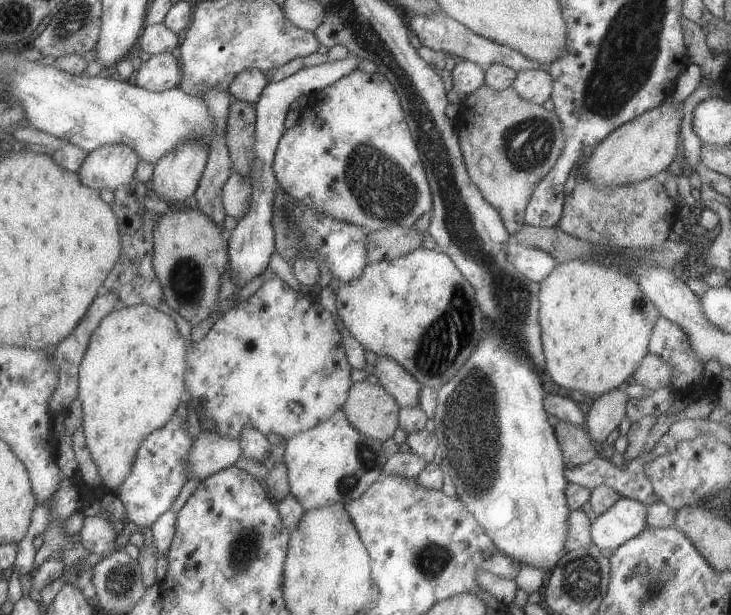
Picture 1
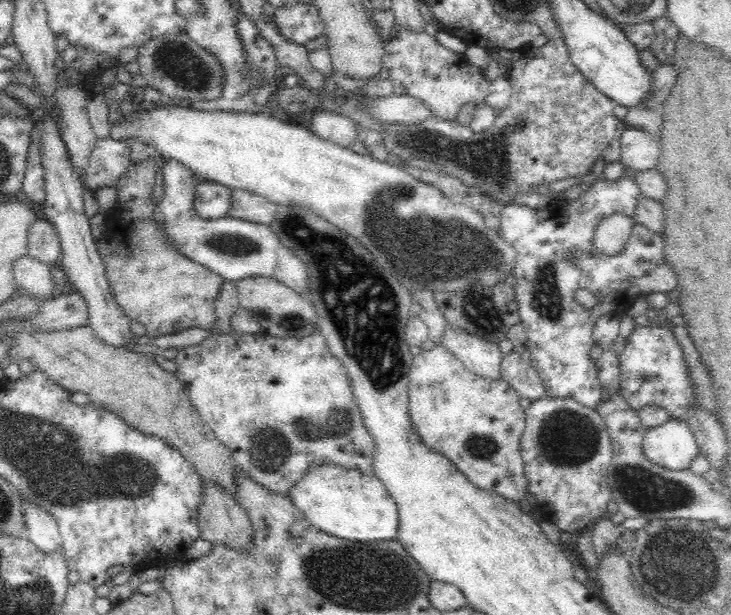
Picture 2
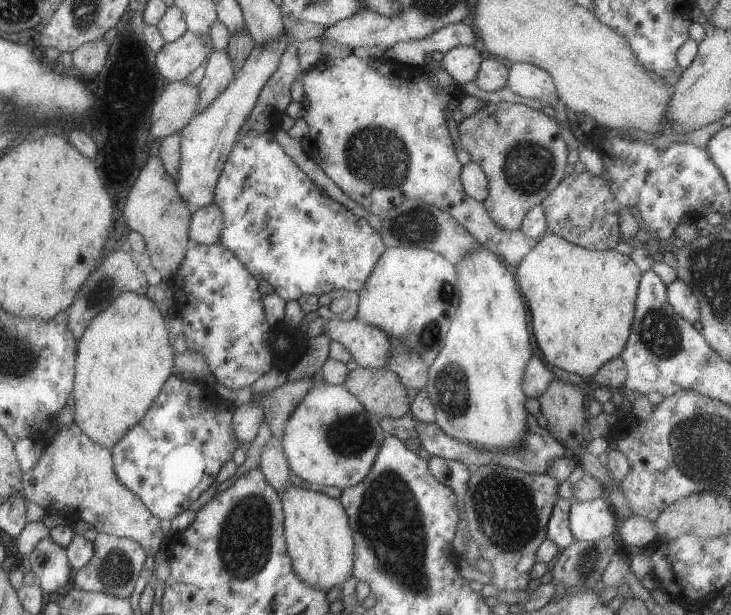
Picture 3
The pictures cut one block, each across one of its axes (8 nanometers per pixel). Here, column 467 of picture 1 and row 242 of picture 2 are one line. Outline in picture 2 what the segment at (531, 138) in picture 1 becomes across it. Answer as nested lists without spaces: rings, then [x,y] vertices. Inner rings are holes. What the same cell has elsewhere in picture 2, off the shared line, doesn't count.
[[[147,159],[142,162],[131,162],[126,172],[116,182],[113,193],[116,204],[105,216],[105,230],[95,240],[97,251],[100,253],[106,279],[115,303],[124,314],[134,322],[140,322],[147,328],[148,337],[156,338],[164,334],[178,334],[188,328],[205,328],[210,330],[215,319],[214,301],[224,280],[216,272],[208,270],[204,265],[184,255],[176,243],[168,237],[162,223],[155,218],[159,202],[154,202],[152,192],[159,170],[158,159]]]

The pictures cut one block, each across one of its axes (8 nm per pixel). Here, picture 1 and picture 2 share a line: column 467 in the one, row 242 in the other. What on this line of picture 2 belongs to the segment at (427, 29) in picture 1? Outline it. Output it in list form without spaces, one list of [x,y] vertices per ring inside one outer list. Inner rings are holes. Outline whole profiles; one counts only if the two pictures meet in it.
[[[41,218],[30,226],[28,254],[51,266],[60,263],[61,240],[50,221]]]

